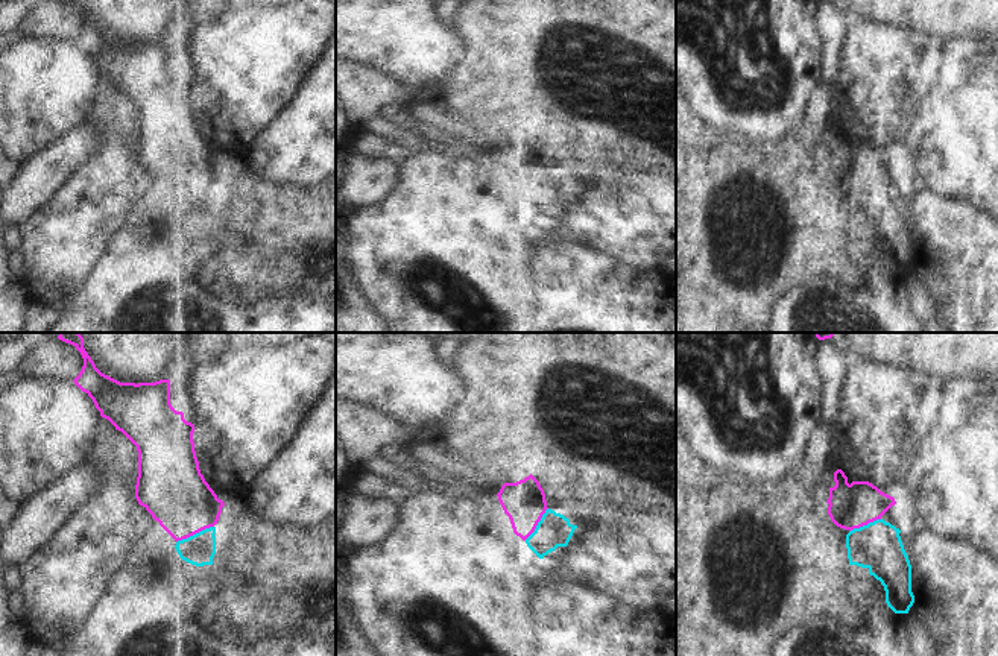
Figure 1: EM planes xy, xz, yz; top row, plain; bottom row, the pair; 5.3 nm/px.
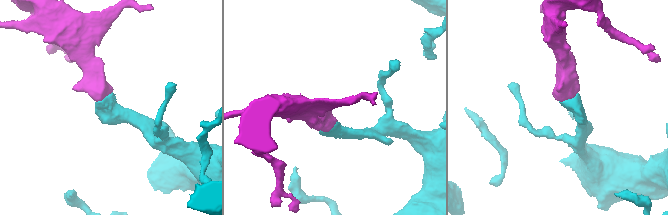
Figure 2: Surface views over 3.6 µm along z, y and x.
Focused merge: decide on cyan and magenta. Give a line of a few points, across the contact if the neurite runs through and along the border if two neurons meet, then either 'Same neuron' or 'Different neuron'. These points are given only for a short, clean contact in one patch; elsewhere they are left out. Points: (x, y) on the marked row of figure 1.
Same neuron.

